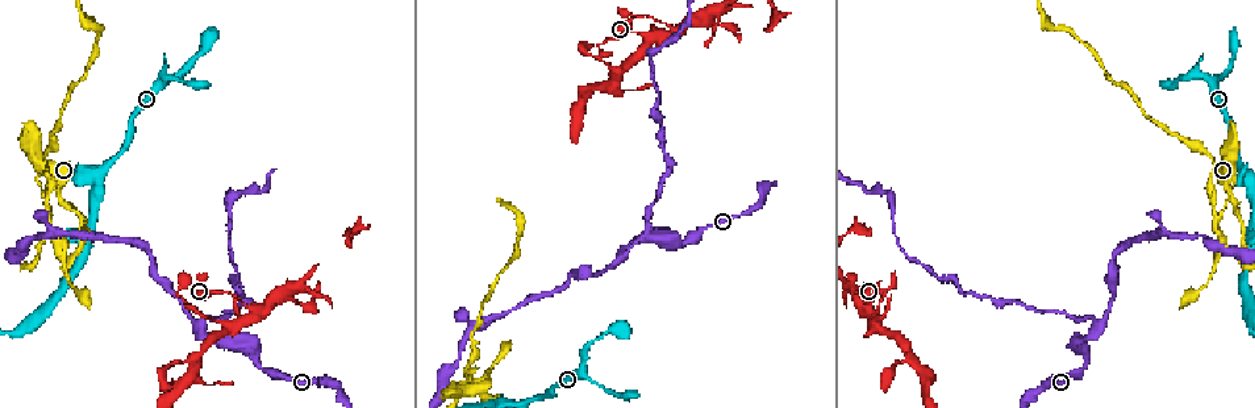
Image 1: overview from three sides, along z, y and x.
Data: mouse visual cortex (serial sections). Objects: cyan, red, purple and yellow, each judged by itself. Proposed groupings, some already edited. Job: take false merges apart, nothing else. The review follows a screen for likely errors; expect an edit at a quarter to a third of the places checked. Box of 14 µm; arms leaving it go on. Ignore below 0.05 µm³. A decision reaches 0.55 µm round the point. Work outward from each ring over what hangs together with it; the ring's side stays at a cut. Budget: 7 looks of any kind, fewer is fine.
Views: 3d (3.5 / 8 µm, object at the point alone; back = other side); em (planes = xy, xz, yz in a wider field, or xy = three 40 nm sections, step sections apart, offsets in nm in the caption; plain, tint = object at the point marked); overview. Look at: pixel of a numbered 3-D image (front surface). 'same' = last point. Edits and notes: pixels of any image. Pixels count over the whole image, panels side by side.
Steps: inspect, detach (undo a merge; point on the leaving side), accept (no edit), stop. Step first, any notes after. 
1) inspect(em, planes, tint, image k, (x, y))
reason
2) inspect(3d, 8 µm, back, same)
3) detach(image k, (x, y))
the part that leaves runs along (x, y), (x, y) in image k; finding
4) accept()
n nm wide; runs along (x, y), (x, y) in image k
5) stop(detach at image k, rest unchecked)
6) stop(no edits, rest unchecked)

inspect(3d, 8 µm, image 1, (202, 327))
arms part here

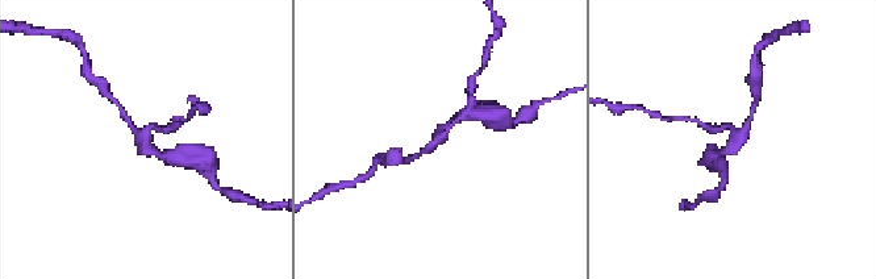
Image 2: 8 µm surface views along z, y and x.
inspect(em, xy, step 1, tint, image 2, (144, 139))
3 arms; arms of 150, 150, 200 nm

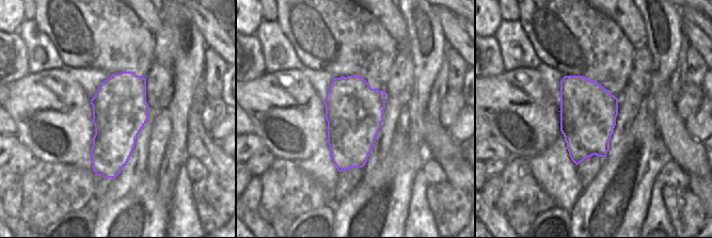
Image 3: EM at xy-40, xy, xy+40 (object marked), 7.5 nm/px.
accept()
runs along (167, 155), (145, 149), (122, 112) in image 2; all the same cell

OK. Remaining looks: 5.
inspect(3d, 3.5 µm, image 1, (874, 325))
a narrow waist

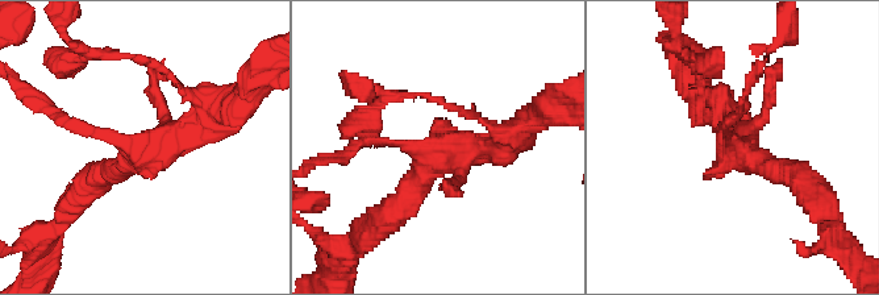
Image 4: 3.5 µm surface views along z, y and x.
inspect(em, xy, step 2, tint, image 4, (738, 154))
shape alone is not enough

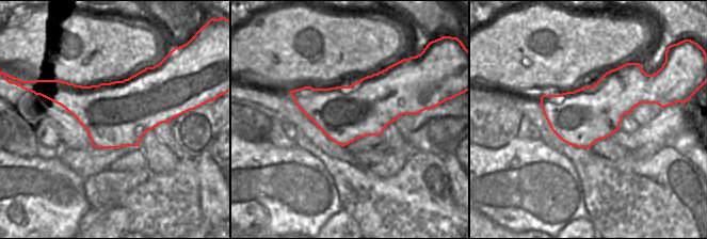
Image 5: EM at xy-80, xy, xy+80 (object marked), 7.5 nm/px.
inspect(em, xy, step 3, tint, same)

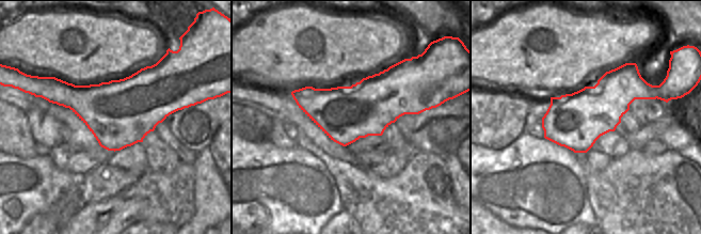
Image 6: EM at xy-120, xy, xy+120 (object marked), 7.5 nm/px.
accept()
runs along (505, 138), (444, 152), (387, 216) in image 4; continuous, no second cell

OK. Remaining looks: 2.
inspect(3d, 3.5 µm, image 1, (912, 357))
thin arm on a thick one

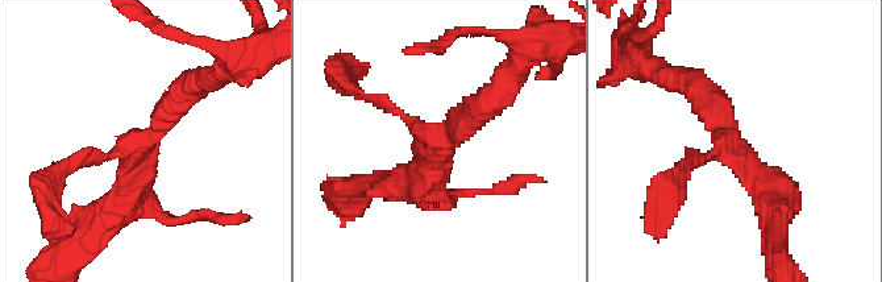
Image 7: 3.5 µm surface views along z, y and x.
inspect(em, xy, step 3, tint, image 7, (728, 143))
3 arms; arms of 150, 350, 400 nm

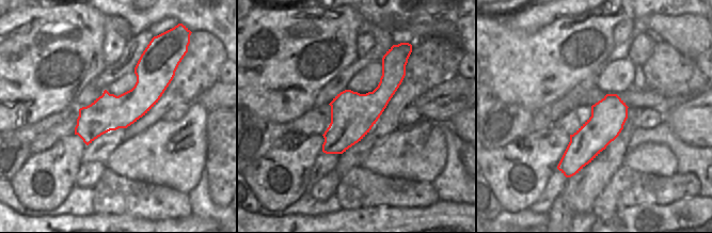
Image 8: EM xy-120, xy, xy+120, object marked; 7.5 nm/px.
accept()
all the same cell

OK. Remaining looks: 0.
stop(no edits, rest unchecked)

